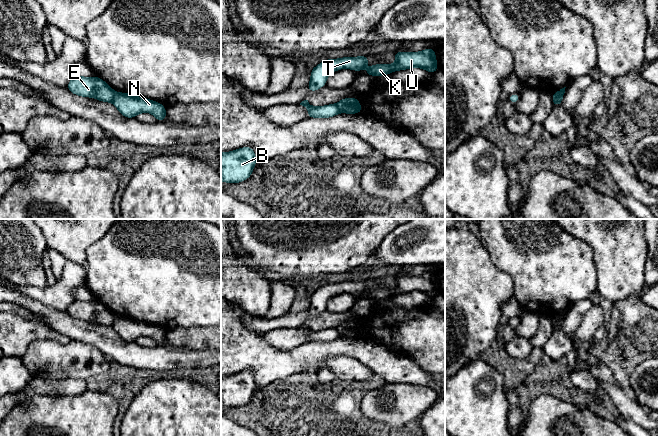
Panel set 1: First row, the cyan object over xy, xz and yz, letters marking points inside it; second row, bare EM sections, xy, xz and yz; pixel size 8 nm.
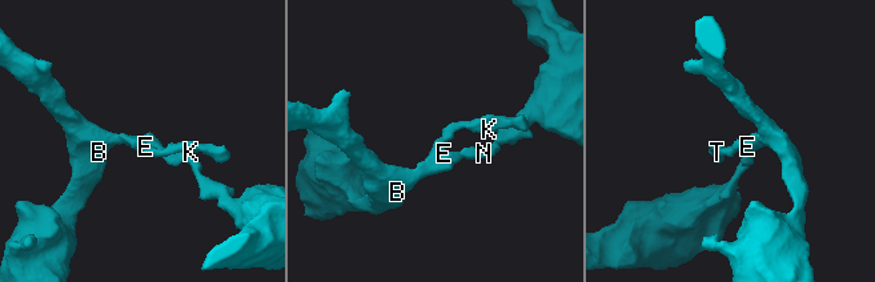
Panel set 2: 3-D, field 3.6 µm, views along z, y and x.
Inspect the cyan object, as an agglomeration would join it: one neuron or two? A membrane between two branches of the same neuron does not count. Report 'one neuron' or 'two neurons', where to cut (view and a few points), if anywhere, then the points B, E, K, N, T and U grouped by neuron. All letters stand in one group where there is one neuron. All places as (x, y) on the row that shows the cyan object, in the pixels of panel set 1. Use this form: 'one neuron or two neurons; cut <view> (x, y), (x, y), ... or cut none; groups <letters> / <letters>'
two neurons; cut xy (116, 92), (112, 101); groups B E K T U / N

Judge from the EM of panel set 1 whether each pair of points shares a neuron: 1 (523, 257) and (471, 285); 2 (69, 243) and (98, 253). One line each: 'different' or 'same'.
1: different
2: different

